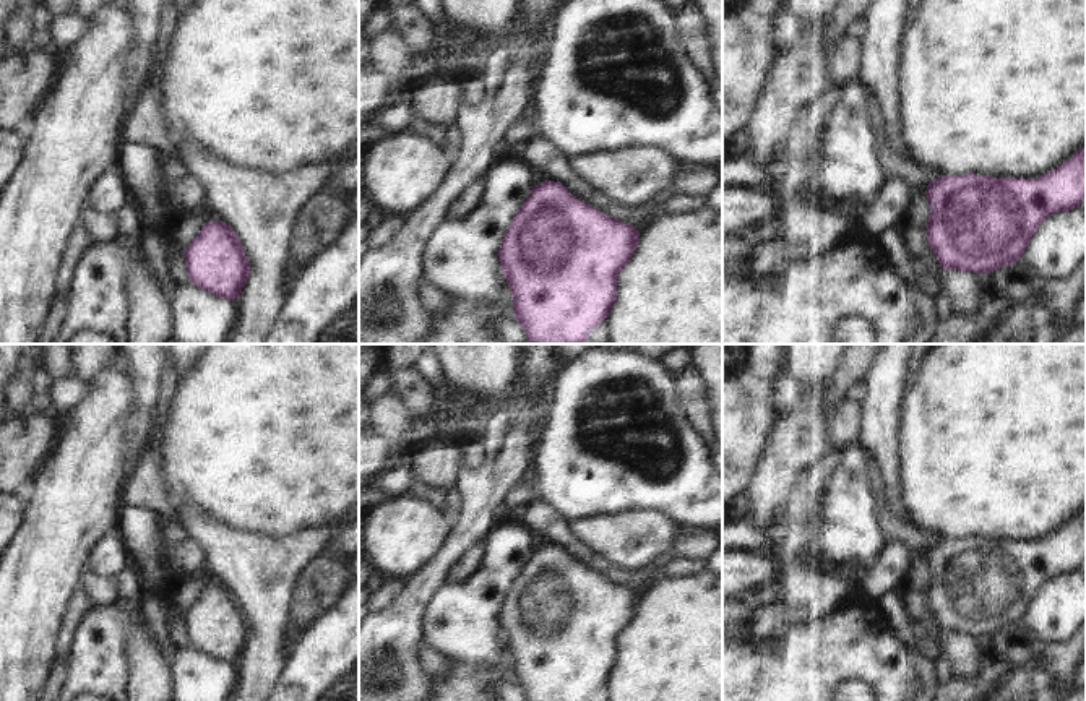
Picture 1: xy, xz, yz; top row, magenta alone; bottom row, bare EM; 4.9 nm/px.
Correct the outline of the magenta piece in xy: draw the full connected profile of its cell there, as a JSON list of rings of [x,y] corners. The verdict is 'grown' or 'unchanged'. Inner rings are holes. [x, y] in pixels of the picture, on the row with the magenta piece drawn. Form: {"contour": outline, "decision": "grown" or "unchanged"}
{"contour": [[[208,221],[183,250],[193,286],[235,300],[250,276],[250,263],[237,232],[226,222]]], "decision": "unchanged"}

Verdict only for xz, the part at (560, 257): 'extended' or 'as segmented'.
as segmented

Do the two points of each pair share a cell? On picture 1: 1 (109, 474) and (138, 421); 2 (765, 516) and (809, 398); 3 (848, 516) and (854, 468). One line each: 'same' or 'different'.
1: different
2: same
3: same

